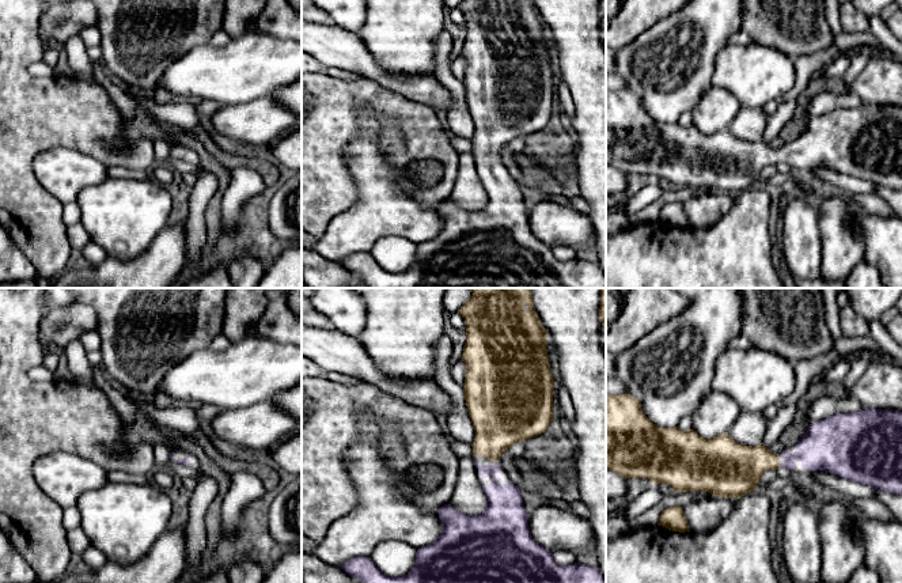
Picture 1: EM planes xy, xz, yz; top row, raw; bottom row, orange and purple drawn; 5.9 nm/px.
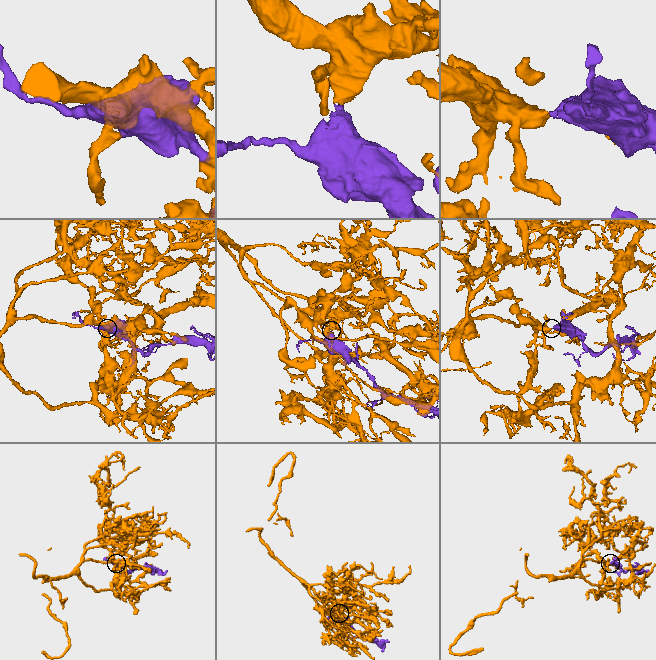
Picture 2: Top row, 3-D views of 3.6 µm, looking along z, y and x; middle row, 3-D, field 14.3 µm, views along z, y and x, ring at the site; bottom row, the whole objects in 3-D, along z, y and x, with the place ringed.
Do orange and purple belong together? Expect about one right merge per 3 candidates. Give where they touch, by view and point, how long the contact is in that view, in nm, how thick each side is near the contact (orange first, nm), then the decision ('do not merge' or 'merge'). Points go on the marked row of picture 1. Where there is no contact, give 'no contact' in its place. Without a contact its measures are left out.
xz (496, 461) | 30 nm | 320/200 nm | merge

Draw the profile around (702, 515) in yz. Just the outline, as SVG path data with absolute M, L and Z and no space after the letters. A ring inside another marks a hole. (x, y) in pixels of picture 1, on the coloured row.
M710 496L682 507L690 530L706 533L717 527L735 507L735 499Z

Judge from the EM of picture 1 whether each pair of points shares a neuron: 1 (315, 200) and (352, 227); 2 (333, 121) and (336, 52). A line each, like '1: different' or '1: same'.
1: different
2: different

